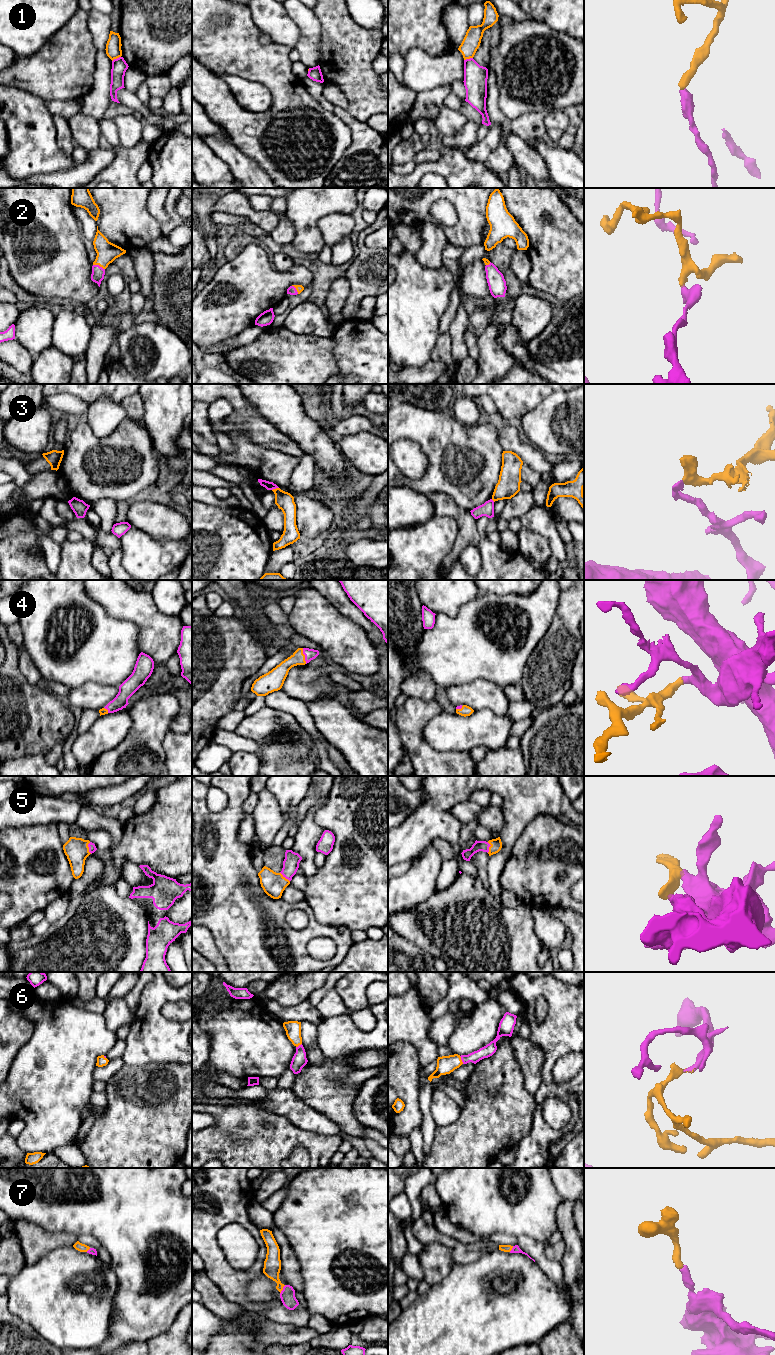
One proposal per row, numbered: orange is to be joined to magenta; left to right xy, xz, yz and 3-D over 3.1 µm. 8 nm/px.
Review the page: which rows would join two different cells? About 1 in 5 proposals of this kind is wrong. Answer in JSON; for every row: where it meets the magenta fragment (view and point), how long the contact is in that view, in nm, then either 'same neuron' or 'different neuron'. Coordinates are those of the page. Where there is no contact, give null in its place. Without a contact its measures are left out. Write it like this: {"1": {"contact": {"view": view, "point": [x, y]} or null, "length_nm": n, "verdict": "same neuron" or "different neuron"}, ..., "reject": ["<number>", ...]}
{"1": {"contact": {"view": "xy", "point": [117, 58]}, "length_nm": 80, "verdict": "different neuron"}, "2": {"contact": {"view": "xy", "point": [98, 265]}, "length_nm": 100, "verdict": "same neuron"}, "3": {"contact": {"view": "xz", "point": [275, 488]}, "length_nm": 60, "verdict": "different neuron"}, "4": {"contact": {"view": "xz", "point": [305, 656]}, "length_nm": 130, "verdict": "same neuron"}, "5": {"contact": {"view": "xy", "point": [89, 848]}, "length_nm": 100, "verdict": "same neuron"}, "6": {"contact": {"view": "yz", "point": [461, 1059]}, "length_nm": 70, "verdict": "same neuron"}, "7": {"contact": {"view": "xz", "point": [283, 1289]}, "length_nm": 80, "verdict": "same neuron"}, "reject": ["1", "3"]}

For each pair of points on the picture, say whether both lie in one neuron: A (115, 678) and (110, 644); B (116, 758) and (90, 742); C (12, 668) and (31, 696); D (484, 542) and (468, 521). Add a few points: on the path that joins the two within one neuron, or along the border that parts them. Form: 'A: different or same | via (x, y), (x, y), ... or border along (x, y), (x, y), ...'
A: same | via (113, 670), (110, 662), (110, 652)
B: different | border along (124, 737), (117, 745), (102, 752), (89, 765)
C: same | via (12, 675), (24, 689)
D: different | border along (475, 519), (479, 546)

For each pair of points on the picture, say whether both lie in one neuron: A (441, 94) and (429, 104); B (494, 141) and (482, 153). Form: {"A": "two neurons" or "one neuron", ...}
{"A": "one neuron", "B": "one neuron"}

